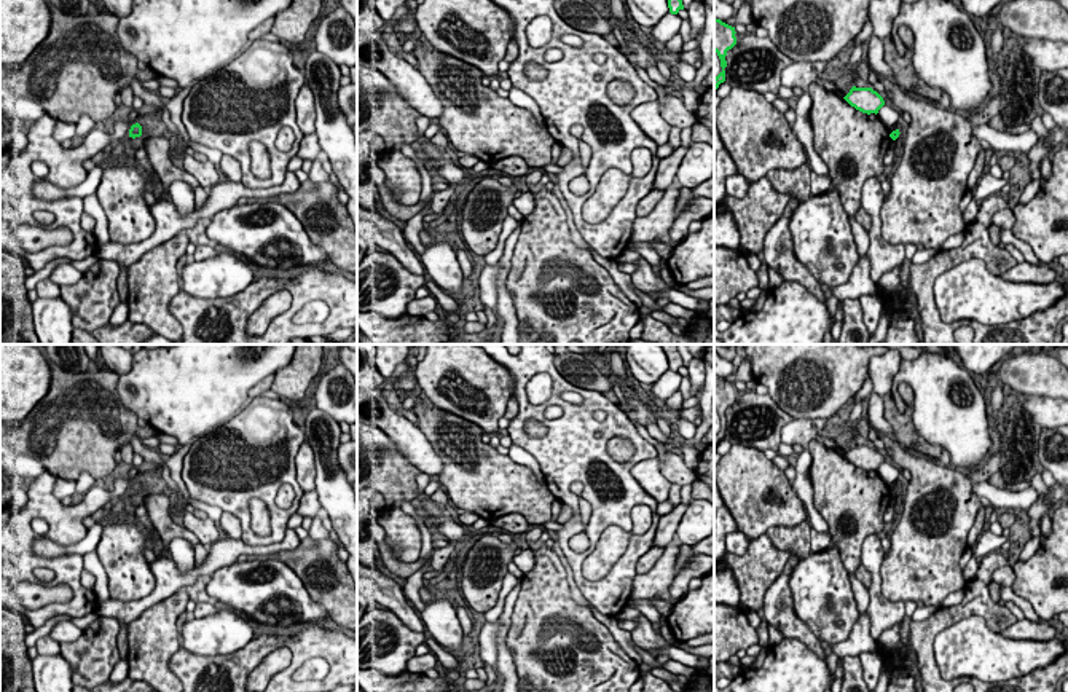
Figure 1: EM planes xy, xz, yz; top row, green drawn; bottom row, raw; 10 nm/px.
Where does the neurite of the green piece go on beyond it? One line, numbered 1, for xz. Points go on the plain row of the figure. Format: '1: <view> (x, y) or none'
1: none

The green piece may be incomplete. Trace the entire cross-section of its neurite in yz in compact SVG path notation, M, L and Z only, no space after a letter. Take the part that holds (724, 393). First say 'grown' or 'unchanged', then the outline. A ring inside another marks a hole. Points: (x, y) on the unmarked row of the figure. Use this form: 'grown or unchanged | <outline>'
unchanged | M714 375L714 408L721 416L722 429L714 435L714 451L721 440L725 438L727 408L736 402L735 384Z

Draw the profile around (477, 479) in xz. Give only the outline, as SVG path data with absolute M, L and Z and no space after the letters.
M426 397L411 411L443 462L438 483L454 507L489 521L508 513L523 515L532 526L552 520L556 497L550 488L539 485L529 467L485 443L478 424L435 407Z

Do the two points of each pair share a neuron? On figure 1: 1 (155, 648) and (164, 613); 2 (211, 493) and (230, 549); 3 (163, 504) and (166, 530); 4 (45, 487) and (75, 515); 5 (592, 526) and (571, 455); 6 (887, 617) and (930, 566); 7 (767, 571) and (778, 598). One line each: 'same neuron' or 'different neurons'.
1: same neuron
2: different neurons
3: same neuron
4: same neuron
5: same neuron
6: different neurons
7: different neurons

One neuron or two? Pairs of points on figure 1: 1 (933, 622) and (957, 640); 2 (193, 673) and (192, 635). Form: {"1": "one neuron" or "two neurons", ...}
{"1": "two neurons", "2": "two neurons"}

